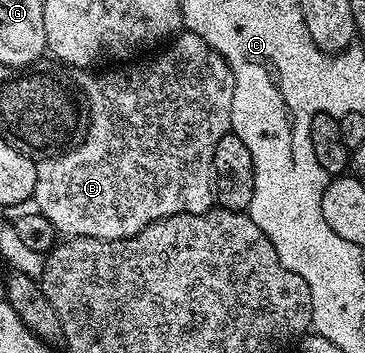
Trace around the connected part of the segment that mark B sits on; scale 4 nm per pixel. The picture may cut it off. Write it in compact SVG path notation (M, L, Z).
M188 31L174 36L151 63L135 61L109 71L86 71L82 76L88 103L89 130L79 145L57 157L37 161L36 208L52 221L58 234L104 241L129 238L143 227L171 215L201 214L212 208L215 146L232 125L234 79L230 67L205 40Z

